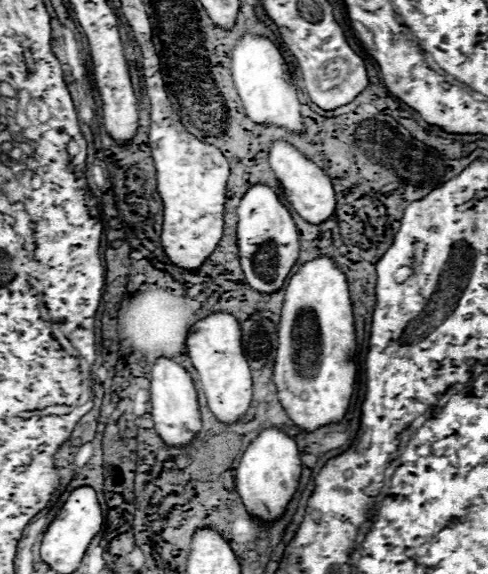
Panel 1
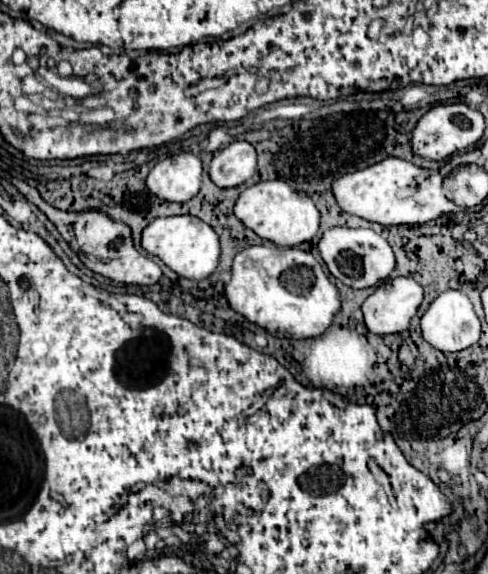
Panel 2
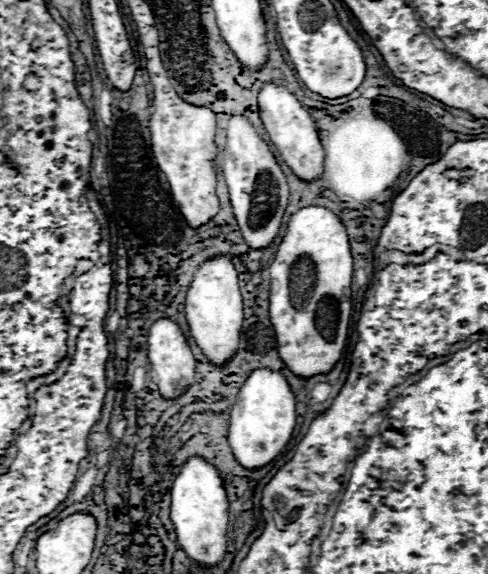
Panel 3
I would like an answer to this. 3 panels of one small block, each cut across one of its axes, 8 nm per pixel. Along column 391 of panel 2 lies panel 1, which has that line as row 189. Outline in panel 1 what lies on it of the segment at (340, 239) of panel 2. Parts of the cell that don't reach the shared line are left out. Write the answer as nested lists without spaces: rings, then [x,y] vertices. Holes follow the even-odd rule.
[[[268,184],[250,186],[238,204],[238,248],[246,282],[258,292],[276,292],[298,258],[294,218]]]

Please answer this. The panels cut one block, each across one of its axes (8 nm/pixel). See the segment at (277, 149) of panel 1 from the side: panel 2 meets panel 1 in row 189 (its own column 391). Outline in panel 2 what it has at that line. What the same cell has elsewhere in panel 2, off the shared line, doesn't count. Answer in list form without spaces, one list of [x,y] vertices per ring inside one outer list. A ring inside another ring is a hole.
[[[394,278],[382,286],[378,286],[362,304],[364,324],[372,334],[394,334],[404,332],[408,328],[410,318],[416,314],[416,308],[422,302],[422,286],[412,278]]]

